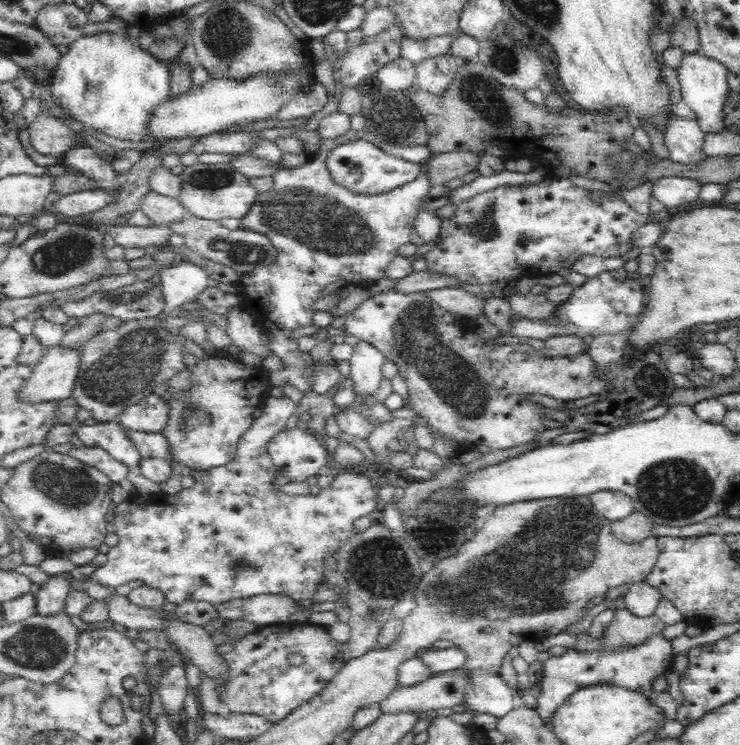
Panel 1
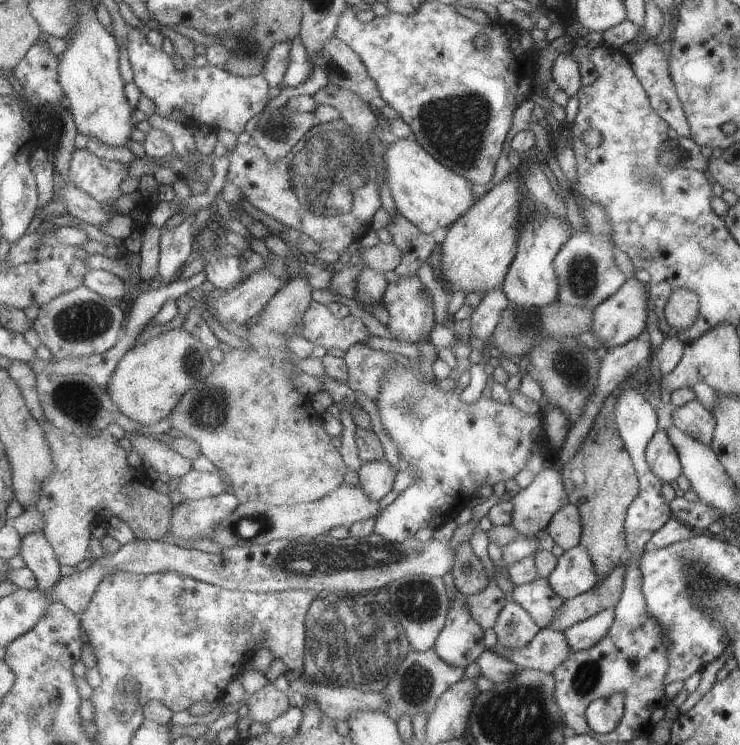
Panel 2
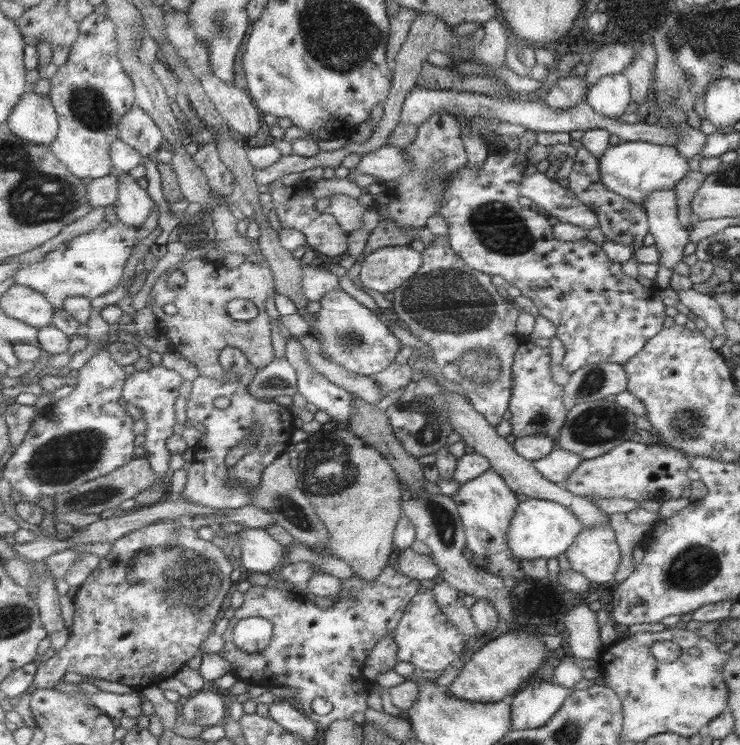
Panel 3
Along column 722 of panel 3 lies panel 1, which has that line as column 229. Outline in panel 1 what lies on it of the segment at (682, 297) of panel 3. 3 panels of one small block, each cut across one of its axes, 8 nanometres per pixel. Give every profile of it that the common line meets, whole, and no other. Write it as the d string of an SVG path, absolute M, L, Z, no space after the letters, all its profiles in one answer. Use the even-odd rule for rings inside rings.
M235 306L229 310L227 316L227 335L234 346L238 346L239 350L258 356L261 362L272 355L271 348L264 341L263 330L255 324L254 318L248 314L248 311L240 306Z

